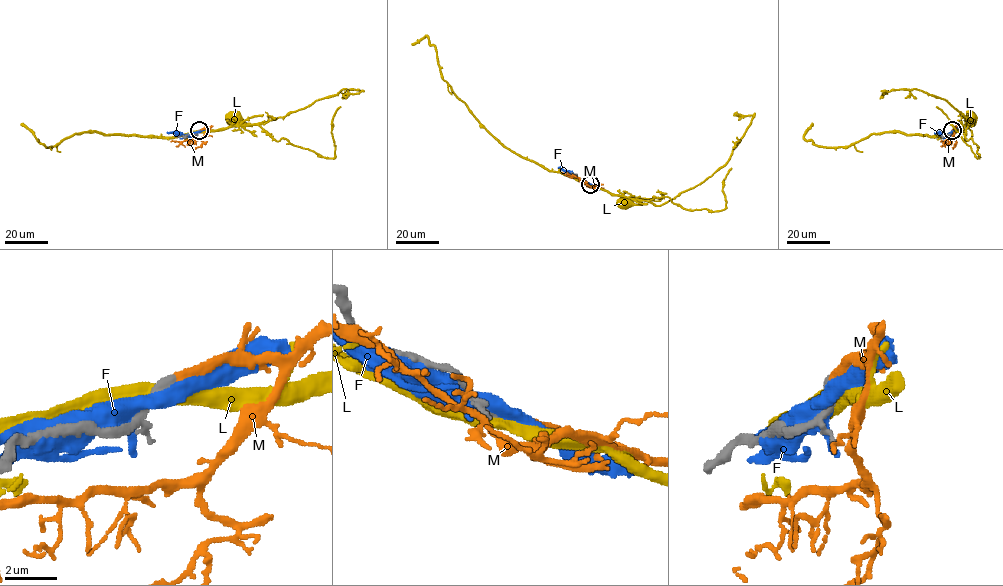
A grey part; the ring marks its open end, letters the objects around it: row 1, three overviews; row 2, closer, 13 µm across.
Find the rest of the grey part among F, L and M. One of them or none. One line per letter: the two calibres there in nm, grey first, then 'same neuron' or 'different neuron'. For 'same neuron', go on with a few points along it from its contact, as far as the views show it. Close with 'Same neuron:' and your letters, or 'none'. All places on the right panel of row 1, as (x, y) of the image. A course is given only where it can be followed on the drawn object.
F: 240 nm thick on the grey side, 500 nm on the other; different neuron
L: 480 nm thick on the grey side, 550 nm on the other; different neuron
M: 440 nm thick on the grey side, 400 nm on the other; same neuron; it runs (952, 130), (954, 129), (954, 138), (940, 141)
Same neuron: M

